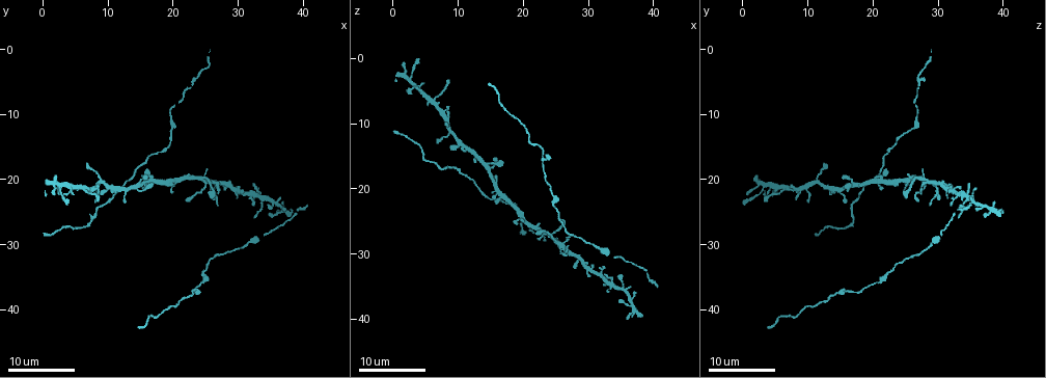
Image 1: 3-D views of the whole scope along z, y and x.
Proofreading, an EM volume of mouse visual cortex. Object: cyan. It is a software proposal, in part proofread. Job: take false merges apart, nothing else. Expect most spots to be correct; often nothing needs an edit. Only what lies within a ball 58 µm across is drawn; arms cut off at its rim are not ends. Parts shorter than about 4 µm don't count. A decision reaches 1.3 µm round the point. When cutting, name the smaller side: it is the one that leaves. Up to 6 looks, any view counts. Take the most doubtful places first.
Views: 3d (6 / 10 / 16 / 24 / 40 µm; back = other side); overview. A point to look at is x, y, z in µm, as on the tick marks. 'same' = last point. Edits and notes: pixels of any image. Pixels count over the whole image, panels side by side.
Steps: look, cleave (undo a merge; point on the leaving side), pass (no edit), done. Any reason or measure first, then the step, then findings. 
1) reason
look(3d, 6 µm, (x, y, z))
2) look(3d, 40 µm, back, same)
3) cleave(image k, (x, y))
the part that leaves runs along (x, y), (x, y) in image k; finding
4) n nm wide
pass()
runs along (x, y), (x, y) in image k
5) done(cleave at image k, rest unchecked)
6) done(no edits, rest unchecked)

three-way junction
look(3d, 16 µm, (25.0, 20.5, 28.0))

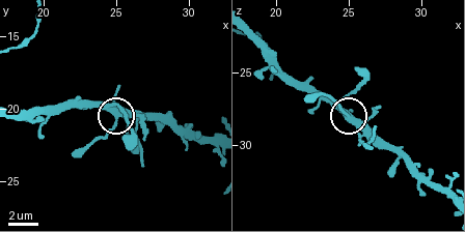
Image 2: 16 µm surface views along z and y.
look(3d, 10 µm, (25.2, 20.6, 28.0))

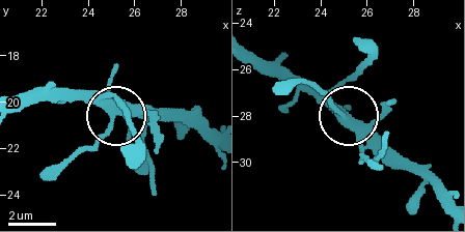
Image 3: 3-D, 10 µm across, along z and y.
3 arms
pass()
continuous, no second neuron

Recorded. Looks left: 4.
thin arm on a thick one
look(3d, 16 µm, (15.5, 17.5, 21.5))

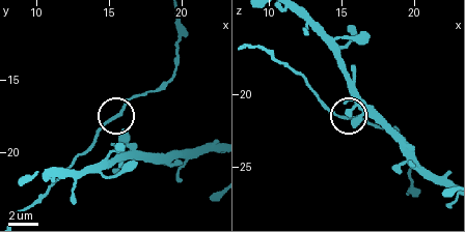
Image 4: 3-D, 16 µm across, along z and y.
look(3d, 10 µm, same)

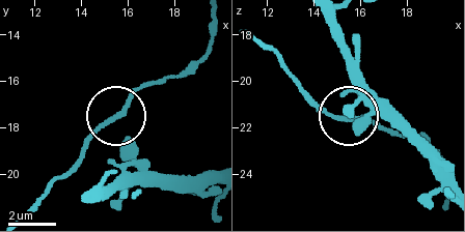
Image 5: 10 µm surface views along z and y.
look(3d, 10 µm, back, same)

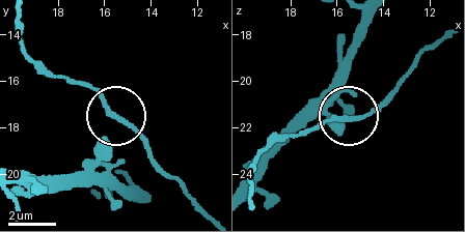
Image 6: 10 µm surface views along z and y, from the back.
side arm 25 µm; 3 arms
pass()
continuous, no second neuron

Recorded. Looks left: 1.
done(no edits, rest unchecked)

